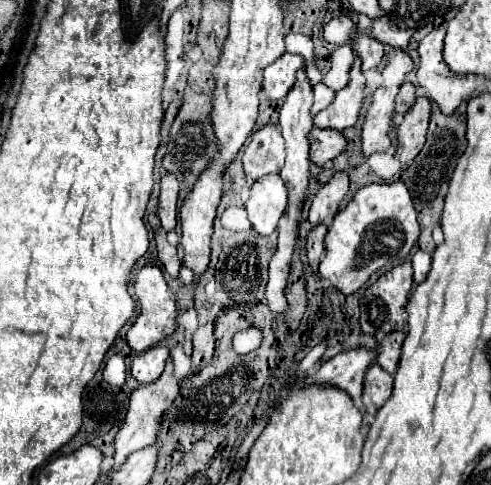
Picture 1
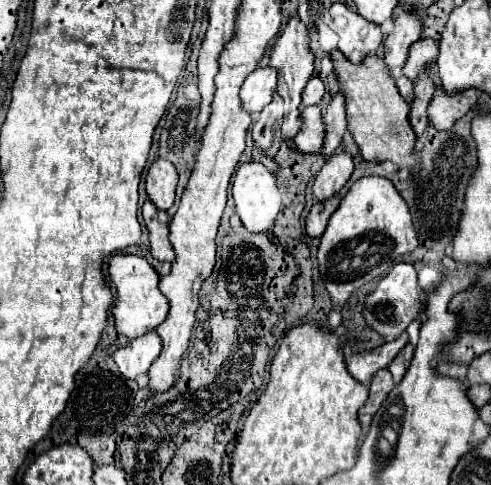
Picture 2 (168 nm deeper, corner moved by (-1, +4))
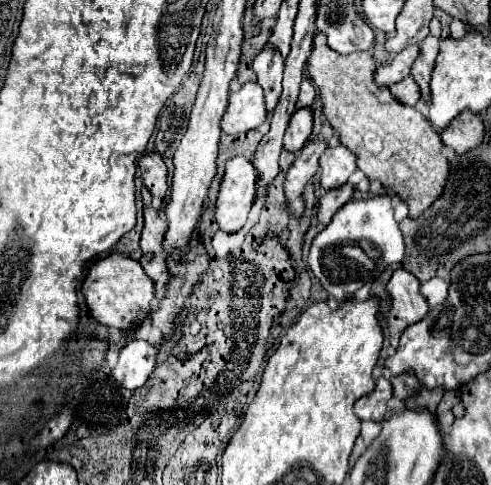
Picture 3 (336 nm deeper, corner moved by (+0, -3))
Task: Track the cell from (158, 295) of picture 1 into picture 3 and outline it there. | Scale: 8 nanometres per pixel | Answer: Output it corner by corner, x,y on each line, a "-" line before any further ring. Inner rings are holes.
111,253
95,261
83,279
81,291
85,295
89,313
101,325
113,327
113,329
133,327
133,323
137,323
137,319
141,319
145,311
151,311
151,301
155,297
155,285
145,275
143,267
135,259
125,257
121,253

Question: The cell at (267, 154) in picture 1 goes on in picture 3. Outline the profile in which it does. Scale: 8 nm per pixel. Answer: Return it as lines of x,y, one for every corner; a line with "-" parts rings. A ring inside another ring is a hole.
267,43
261,53
253,57
253,71
257,75
257,83
265,91
267,111
273,111
277,99
281,95
281,79
283,79
283,55

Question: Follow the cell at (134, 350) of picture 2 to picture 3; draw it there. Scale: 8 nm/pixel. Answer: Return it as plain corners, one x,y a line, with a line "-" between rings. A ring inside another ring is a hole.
135,339
133,343
127,343
119,351
117,365
113,367
115,381
119,381
119,385
129,391
143,387
155,369
155,357
157,349
149,341

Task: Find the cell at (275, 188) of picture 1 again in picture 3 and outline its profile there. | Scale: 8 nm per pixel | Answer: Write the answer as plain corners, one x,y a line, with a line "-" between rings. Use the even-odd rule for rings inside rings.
233,157
225,163
219,195
215,201
215,221
227,233
239,231
249,215
255,195
257,171
245,157

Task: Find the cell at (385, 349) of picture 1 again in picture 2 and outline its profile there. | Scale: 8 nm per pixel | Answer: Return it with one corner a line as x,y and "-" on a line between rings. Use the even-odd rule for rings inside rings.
408,342
408,344
400,350
400,354
388,364
388,370
390,370
392,376
394,376
394,382
400,382
402,376
406,374
408,366
410,366
410,362
412,362
412,354
414,354
414,346

